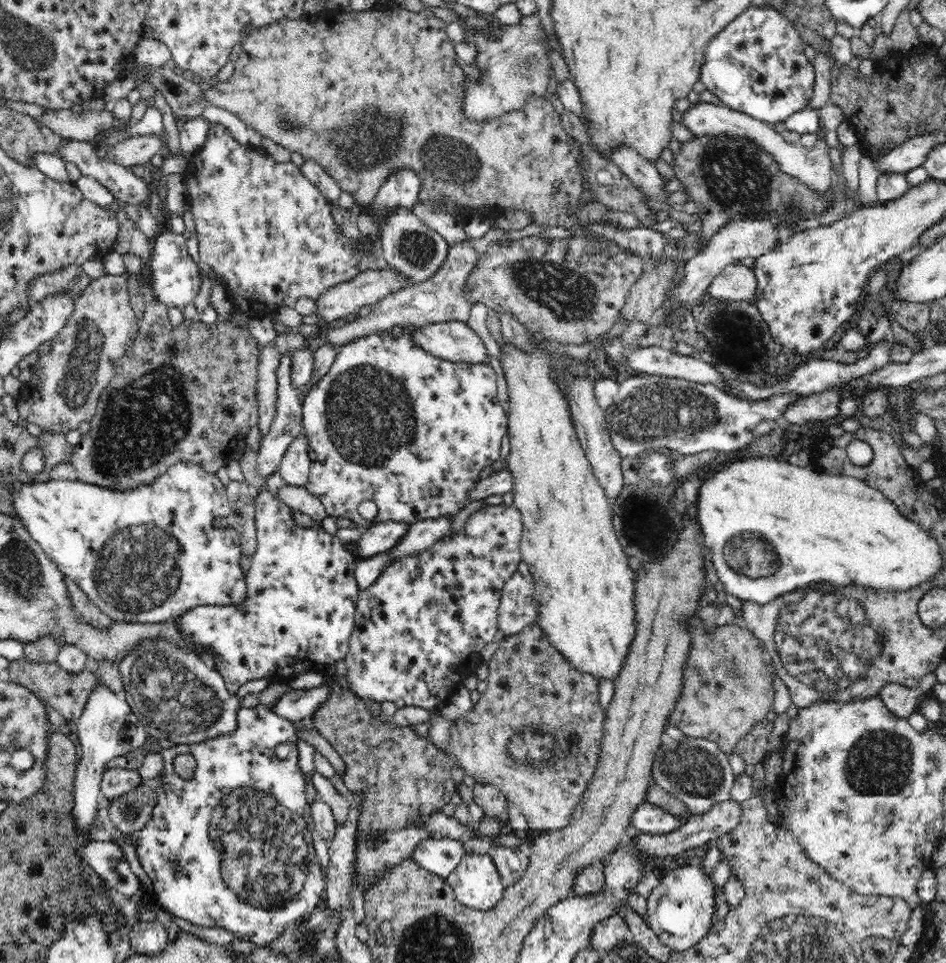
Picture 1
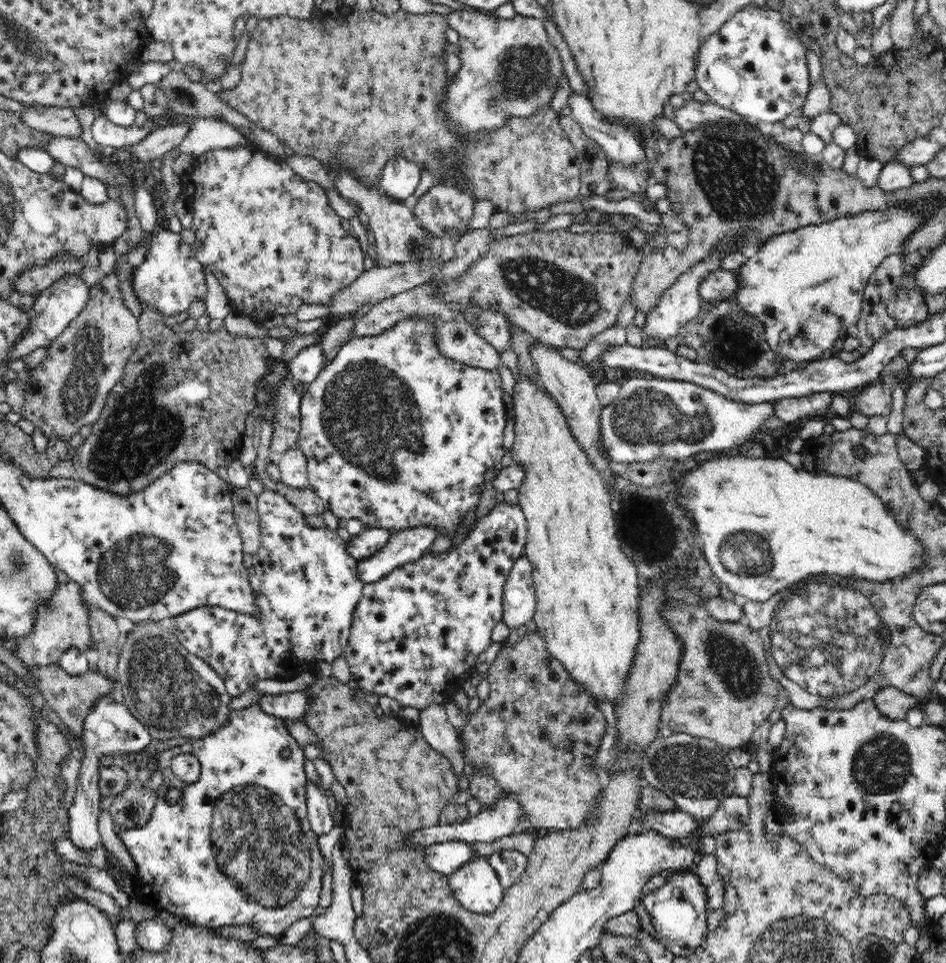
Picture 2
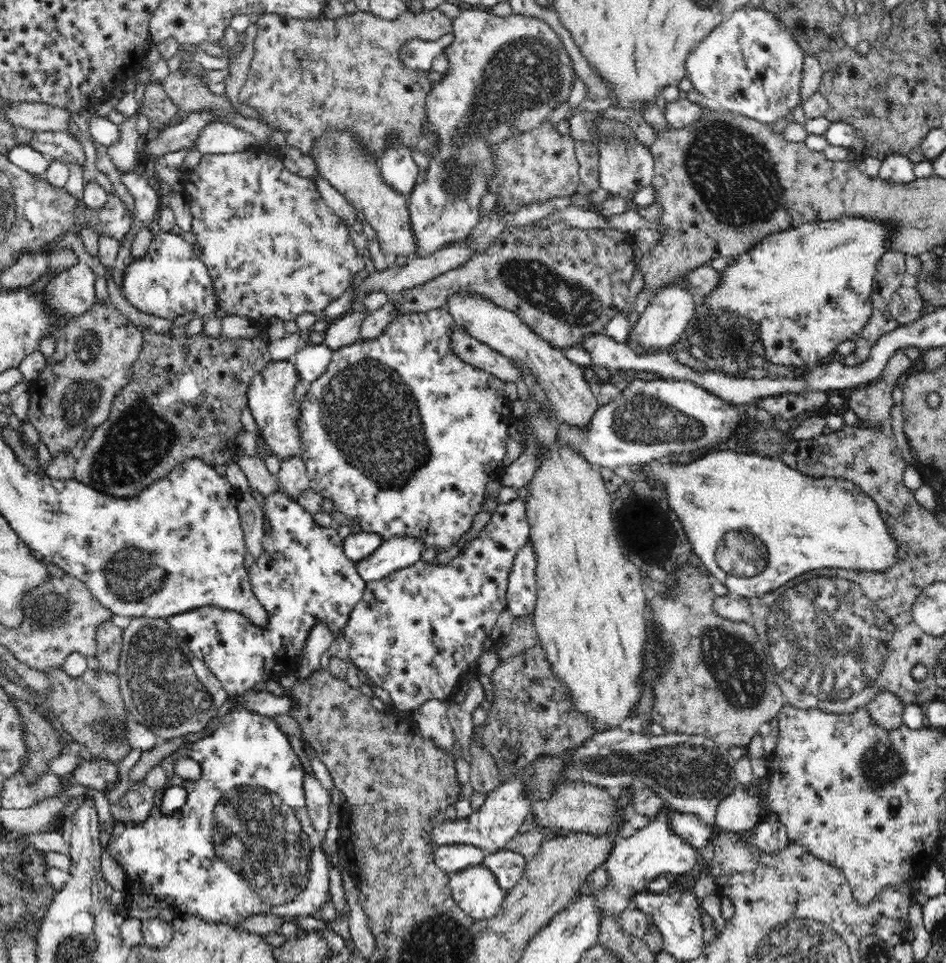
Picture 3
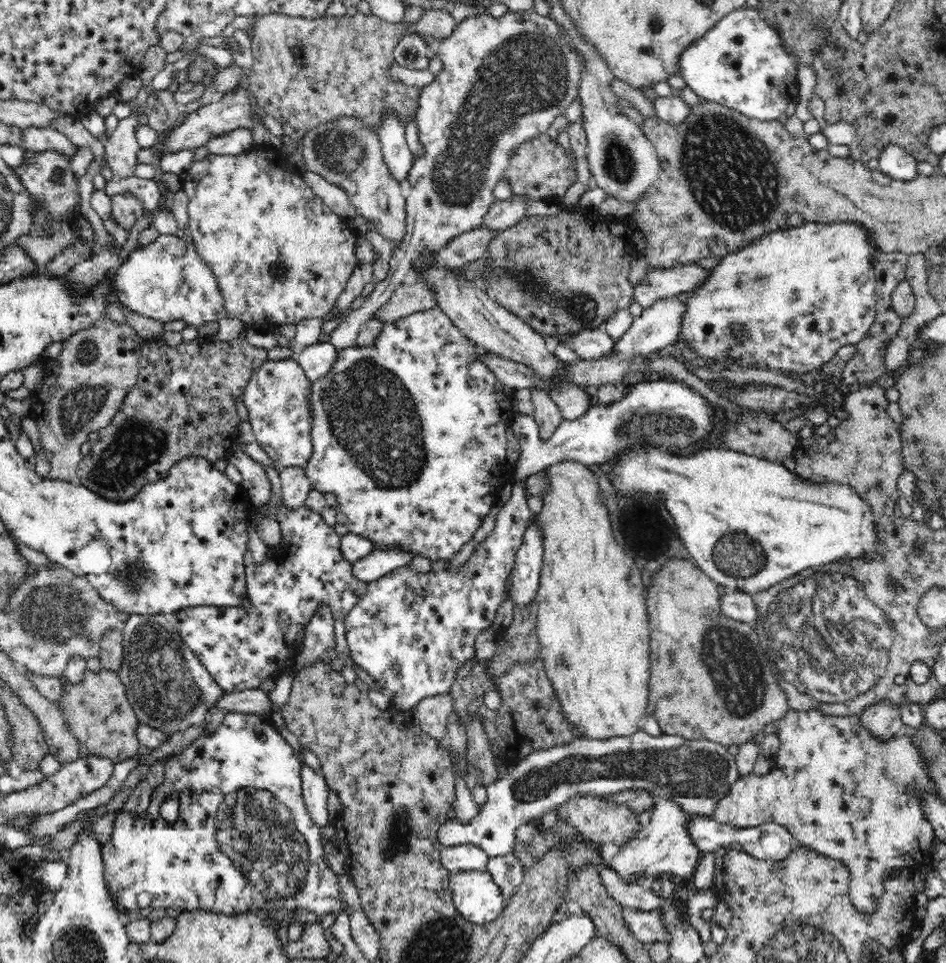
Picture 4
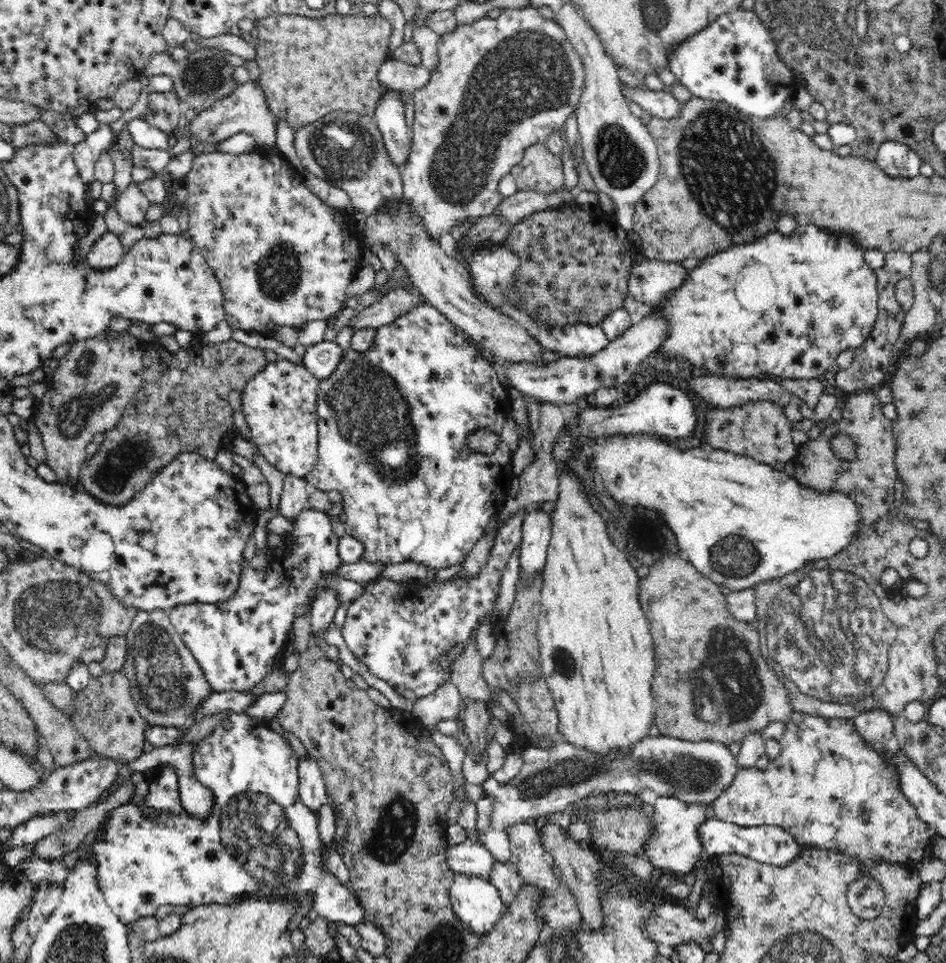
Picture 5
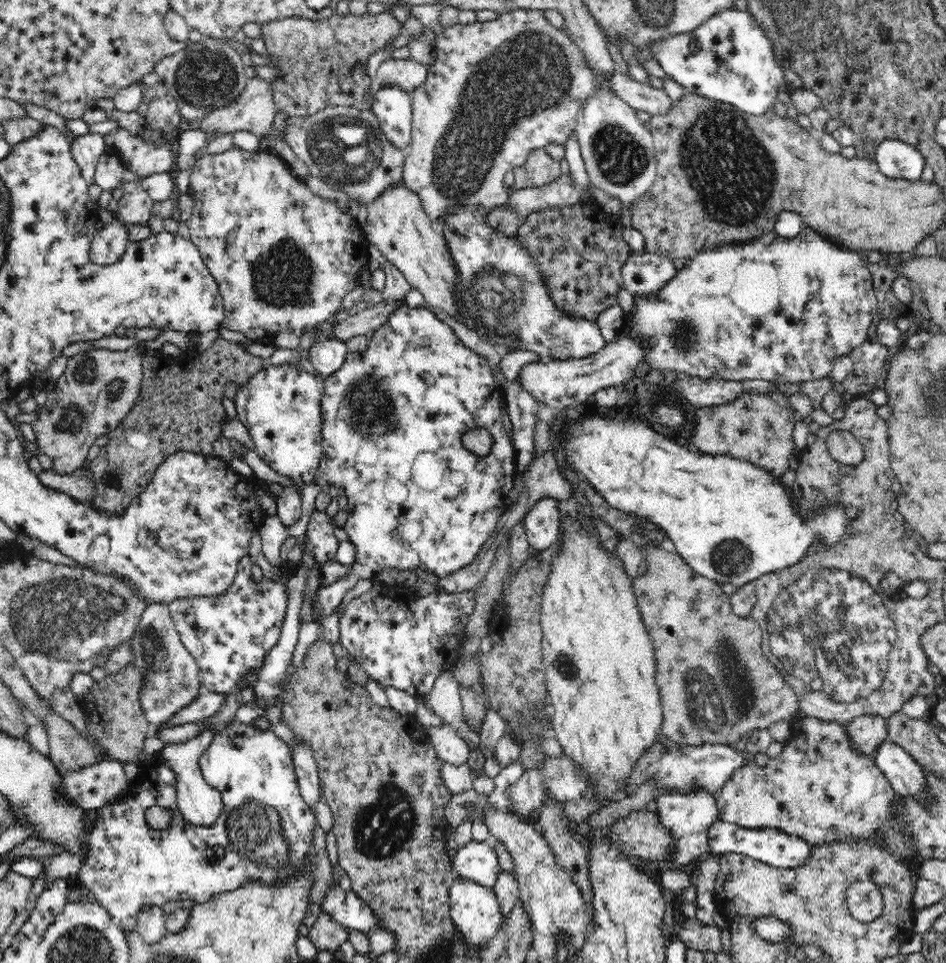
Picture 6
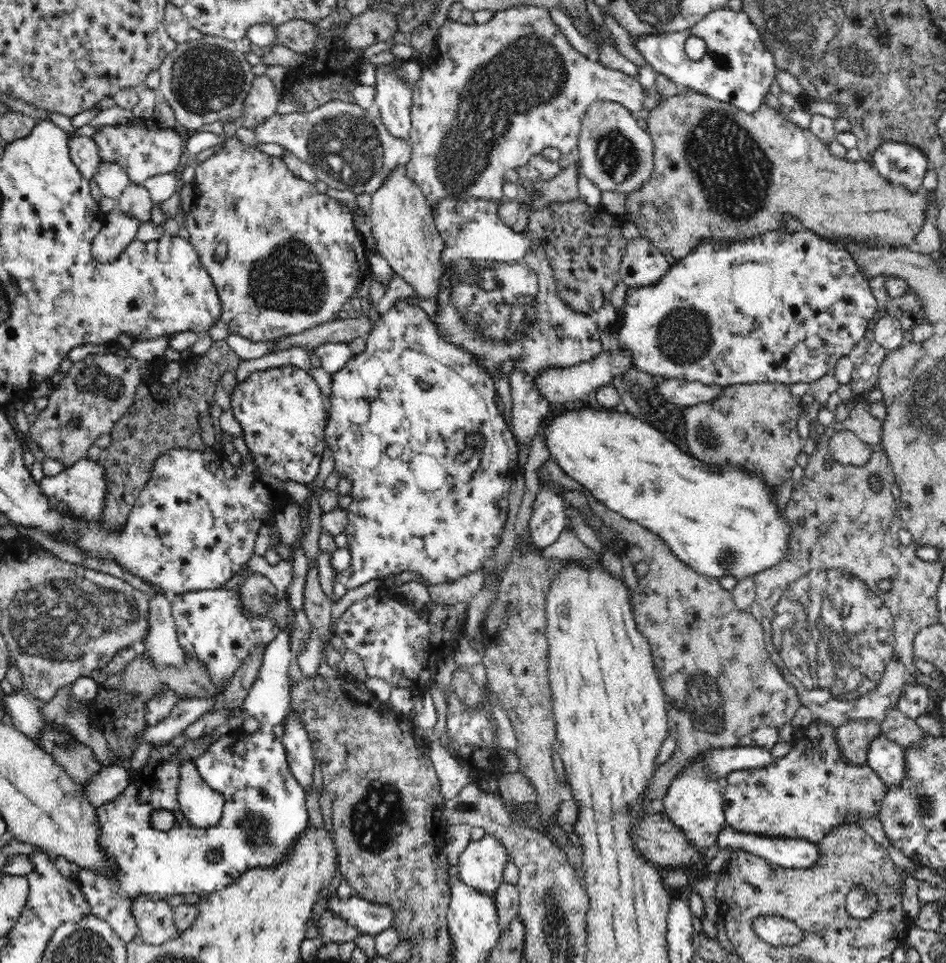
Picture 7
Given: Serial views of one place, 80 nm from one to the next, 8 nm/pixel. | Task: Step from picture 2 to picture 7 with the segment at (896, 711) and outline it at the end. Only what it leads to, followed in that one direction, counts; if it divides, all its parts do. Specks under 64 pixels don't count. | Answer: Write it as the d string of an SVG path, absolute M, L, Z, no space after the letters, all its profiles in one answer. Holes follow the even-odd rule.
M850 720L836 730L838 745L844 757L852 763L867 763L867 750L873 738L881 732L880 722L873 720Z

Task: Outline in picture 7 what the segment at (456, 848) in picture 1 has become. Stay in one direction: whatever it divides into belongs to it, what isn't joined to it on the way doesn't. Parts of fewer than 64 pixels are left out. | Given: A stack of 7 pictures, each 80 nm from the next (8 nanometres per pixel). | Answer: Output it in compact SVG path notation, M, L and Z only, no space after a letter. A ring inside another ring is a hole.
M486 835L482 840L470 842L454 871L468 886L478 887L495 898L497 887L504 881L504 866L510 861L509 851L496 838Z

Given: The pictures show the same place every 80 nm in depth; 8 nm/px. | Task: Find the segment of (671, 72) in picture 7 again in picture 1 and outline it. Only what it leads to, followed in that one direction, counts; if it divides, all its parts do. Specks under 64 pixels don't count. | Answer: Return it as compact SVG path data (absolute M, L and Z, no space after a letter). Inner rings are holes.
M750 5L712 38L706 48L699 81L720 99L721 104L732 110L772 125L785 122L791 114L806 109L815 93L815 67L805 54L806 44L798 32L777 10L768 10L768 6Z

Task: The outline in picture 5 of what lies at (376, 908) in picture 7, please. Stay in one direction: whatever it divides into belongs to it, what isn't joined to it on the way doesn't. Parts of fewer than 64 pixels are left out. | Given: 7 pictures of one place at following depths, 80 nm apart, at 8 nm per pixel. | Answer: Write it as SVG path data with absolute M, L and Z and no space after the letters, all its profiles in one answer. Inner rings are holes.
M231 712L228 718L213 725L211 734L196 743L196 752L194 752L194 758L192 758L192 769L194 769L197 779L209 790L212 790L215 795L215 810L211 818L208 818L206 821L200 821L200 819L193 821L190 815L184 811L182 803L180 803L178 773L169 764L161 764L156 780L148 779L150 788L146 800L142 802L141 808L132 807L129 803L126 806L120 806L120 808L112 810L108 814L102 825L103 831L100 833L100 838L91 846L92 852L96 854L95 862L98 862L96 874L98 874L99 886L103 891L104 898L107 899L108 906L119 916L120 920L123 920L124 924L132 926L141 917L154 915L162 904L172 904L174 906L185 904L190 908L210 904L231 907L232 904L244 900L246 896L252 896L253 893L260 893L263 898L265 896L274 896L274 898L276 896L294 896L294 898L300 898L302 894L314 892L314 904L312 904L314 916L323 917L331 925L343 923L344 925L354 926L364 922L366 920L365 911L362 909L360 901L357 900L354 891L350 891L350 889L342 885L337 877L334 877L330 872L326 872L324 866L322 866L322 858L320 858L321 839L318 836L317 816L302 803L299 794L300 778L298 768L299 757L290 747L288 741L282 735L277 734L268 726L262 724L257 718L248 714ZM144 807L154 808L155 816L152 819L148 819L143 815L142 808Z

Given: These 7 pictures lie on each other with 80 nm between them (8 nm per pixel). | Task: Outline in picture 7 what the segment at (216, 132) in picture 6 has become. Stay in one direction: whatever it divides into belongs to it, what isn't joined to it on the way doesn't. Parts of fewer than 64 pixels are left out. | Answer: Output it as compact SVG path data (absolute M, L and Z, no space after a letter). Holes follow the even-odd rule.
M267 75L255 76L248 90L248 97L245 99L244 116L238 120L241 126L253 128L264 123L276 112L280 103L280 94L277 94L276 87Z

